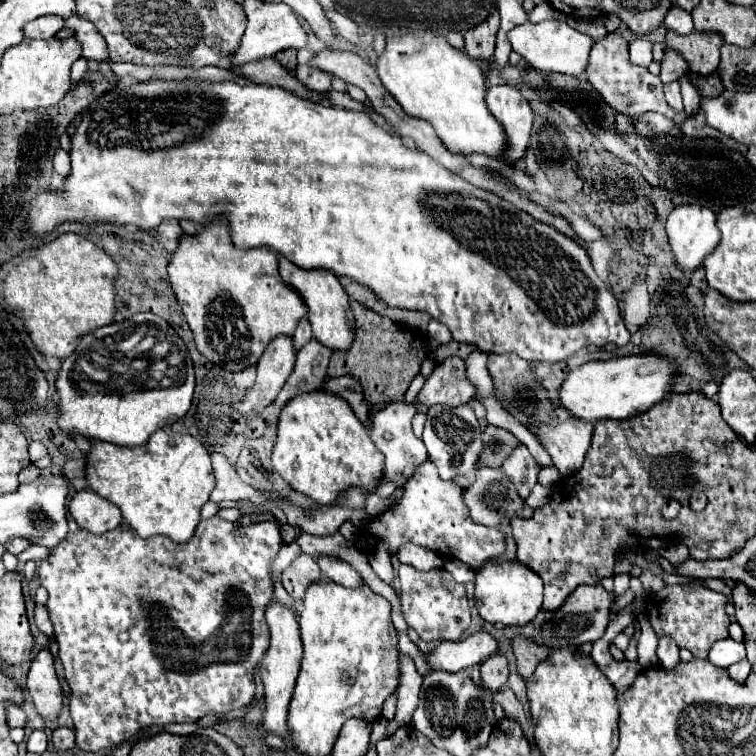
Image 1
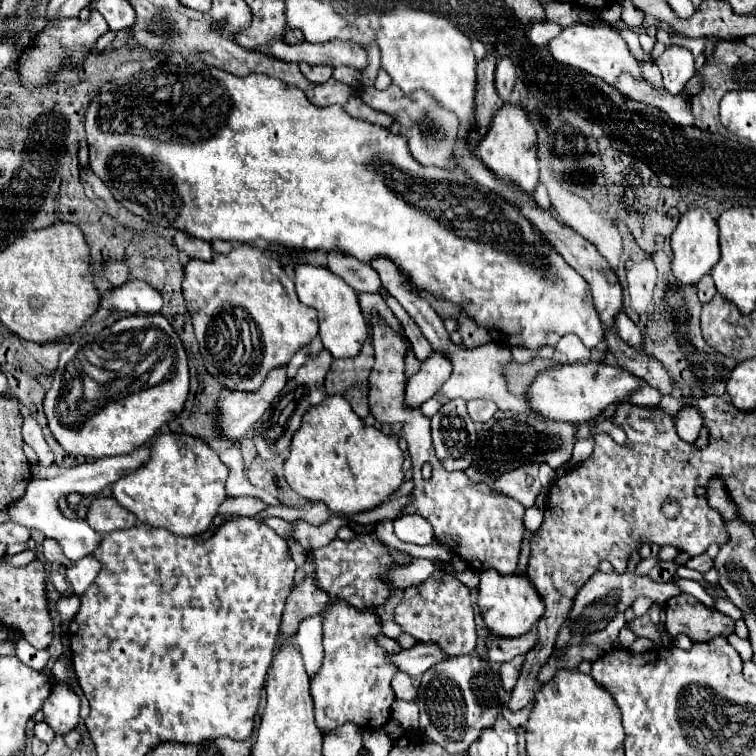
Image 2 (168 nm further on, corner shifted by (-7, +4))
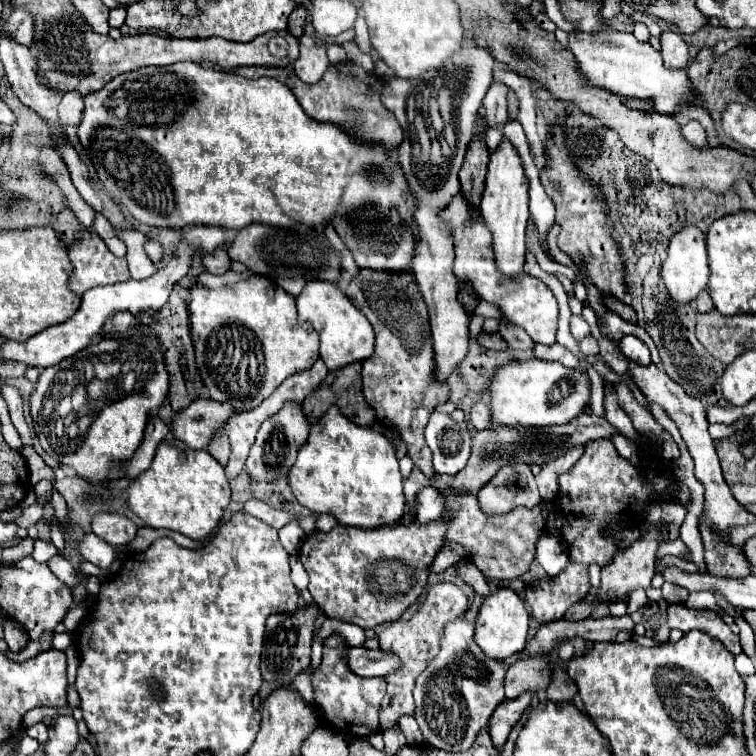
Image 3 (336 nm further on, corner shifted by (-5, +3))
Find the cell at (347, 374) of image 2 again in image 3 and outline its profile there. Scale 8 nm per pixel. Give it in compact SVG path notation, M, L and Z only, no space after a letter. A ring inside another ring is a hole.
M352 362L344 368L328 372L322 384L312 390L312 394L304 400L304 410L310 422L316 422L332 404L336 404L344 416L348 416L354 424L362 426L362 414L370 412L362 402L362 364Z

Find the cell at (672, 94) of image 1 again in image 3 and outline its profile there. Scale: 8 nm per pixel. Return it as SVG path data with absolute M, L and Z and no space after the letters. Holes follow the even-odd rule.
M662 32L662 60L670 70L686 70L688 66L688 46L678 32Z

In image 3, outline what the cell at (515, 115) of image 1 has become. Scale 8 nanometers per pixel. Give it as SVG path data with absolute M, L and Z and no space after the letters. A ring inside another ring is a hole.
M502 140L498 144L498 148L490 152L486 188L482 192L480 212L482 212L482 218L488 224L492 238L494 238L494 252L496 252L498 270L506 276L518 276L524 270L524 254L526 254L524 230L526 230L526 224L530 218L528 186L530 186L530 180L524 172L522 158L520 158L518 150L512 146L510 140Z

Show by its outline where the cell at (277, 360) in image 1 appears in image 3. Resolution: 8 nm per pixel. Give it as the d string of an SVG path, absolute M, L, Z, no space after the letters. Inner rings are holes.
M212 398L194 400L186 410L174 416L172 432L186 446L194 450L208 450L212 438L224 430L226 422L234 414L238 412L224 402L214 402Z

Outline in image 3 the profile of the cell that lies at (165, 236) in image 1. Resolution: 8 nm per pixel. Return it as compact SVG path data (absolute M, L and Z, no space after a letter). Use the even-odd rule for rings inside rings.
M216 248L212 254L200 254L200 256L206 270L212 274L224 274L230 268L230 258L224 248Z

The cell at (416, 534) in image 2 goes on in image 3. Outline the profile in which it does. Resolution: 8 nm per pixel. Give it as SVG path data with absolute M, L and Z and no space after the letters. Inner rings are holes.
M424 488L418 496L418 510L416 510L416 520L414 524L422 526L422 524L430 524L432 518L440 518L442 516L442 498L440 492L434 488Z

